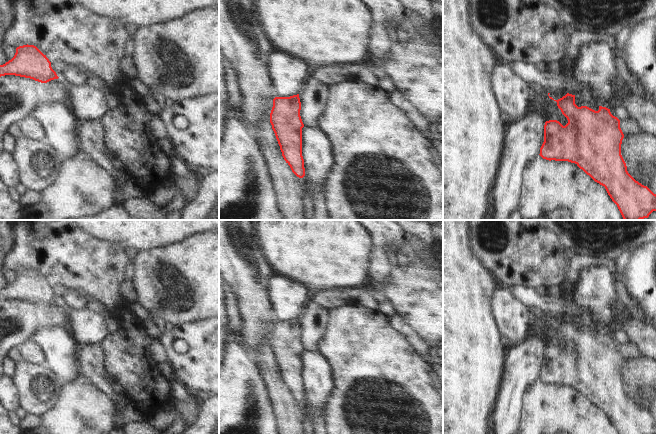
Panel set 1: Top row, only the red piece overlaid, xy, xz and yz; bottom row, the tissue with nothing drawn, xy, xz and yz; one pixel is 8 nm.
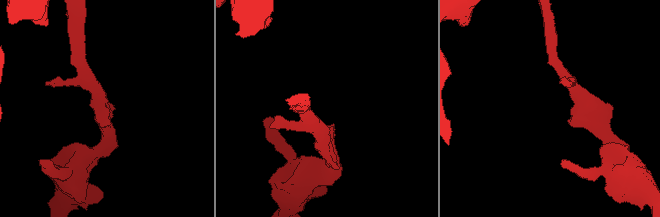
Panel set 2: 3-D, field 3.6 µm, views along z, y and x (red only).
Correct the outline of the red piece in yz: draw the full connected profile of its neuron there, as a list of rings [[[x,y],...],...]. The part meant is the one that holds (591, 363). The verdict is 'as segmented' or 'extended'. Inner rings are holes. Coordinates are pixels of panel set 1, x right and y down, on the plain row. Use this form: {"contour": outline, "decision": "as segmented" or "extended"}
{"contour": [[[569,317],[554,325],[568,347],[563,350],[557,344],[545,346],[544,366],[539,379],[549,385],[575,387],[595,406],[605,411],[619,434],[656,434],[656,418],[636,405],[627,395],[621,379],[624,358],[620,352],[620,344],[611,338],[610,333],[599,330],[599,334],[595,335],[587,330],[578,331],[575,319]]], "decision": "as segmented"}

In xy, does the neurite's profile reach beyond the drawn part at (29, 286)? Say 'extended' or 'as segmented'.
as segmented

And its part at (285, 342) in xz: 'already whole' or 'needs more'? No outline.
already whole

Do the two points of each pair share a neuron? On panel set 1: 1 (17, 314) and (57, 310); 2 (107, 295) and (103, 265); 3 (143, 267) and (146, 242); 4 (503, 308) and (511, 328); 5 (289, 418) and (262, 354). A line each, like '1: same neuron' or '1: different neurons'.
1: same neuron
2: same neuron
3: different neurons
4: same neuron
5: same neuron

